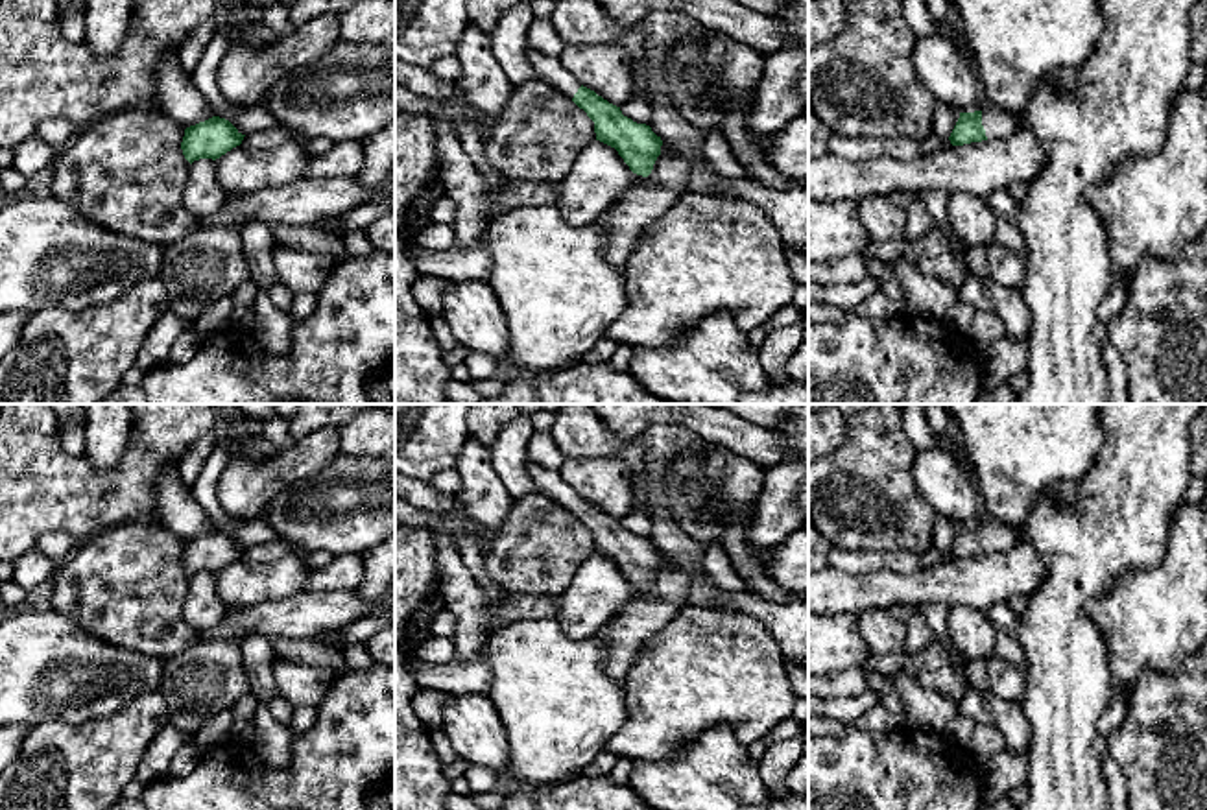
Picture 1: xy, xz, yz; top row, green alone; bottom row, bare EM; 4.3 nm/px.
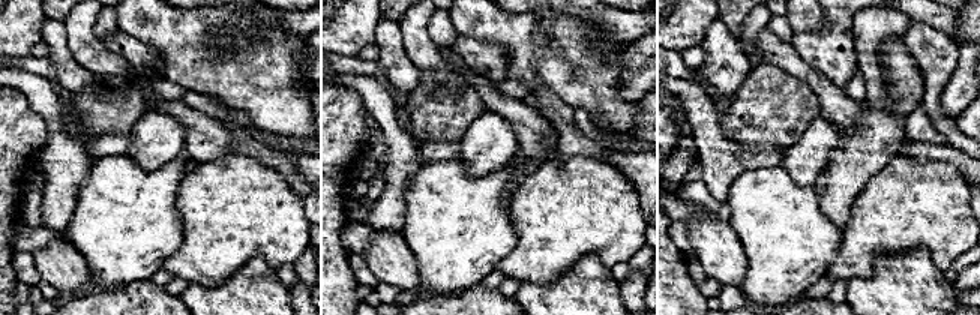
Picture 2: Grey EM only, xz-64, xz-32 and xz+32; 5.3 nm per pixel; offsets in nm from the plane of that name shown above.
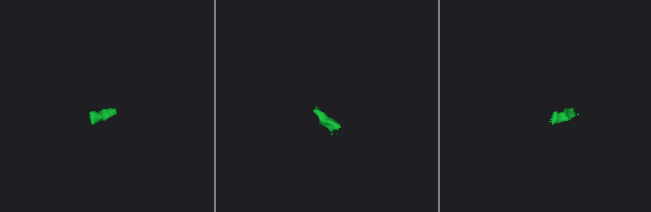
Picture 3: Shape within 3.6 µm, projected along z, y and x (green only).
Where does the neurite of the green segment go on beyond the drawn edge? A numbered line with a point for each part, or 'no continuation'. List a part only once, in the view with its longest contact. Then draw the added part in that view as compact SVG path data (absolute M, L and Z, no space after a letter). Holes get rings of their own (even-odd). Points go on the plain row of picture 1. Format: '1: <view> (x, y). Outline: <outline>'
1: xz (550, 484). Outline: M526 458L526 467L539 494L554 500L567 511L574 511L581 500L578 493L561 478L559 471L550 471Z
2: yz (999, 537). Outline: M987 517L982 522L982 539L986 542L987 554L1008 552L1021 541L1021 531L1015 528Z

